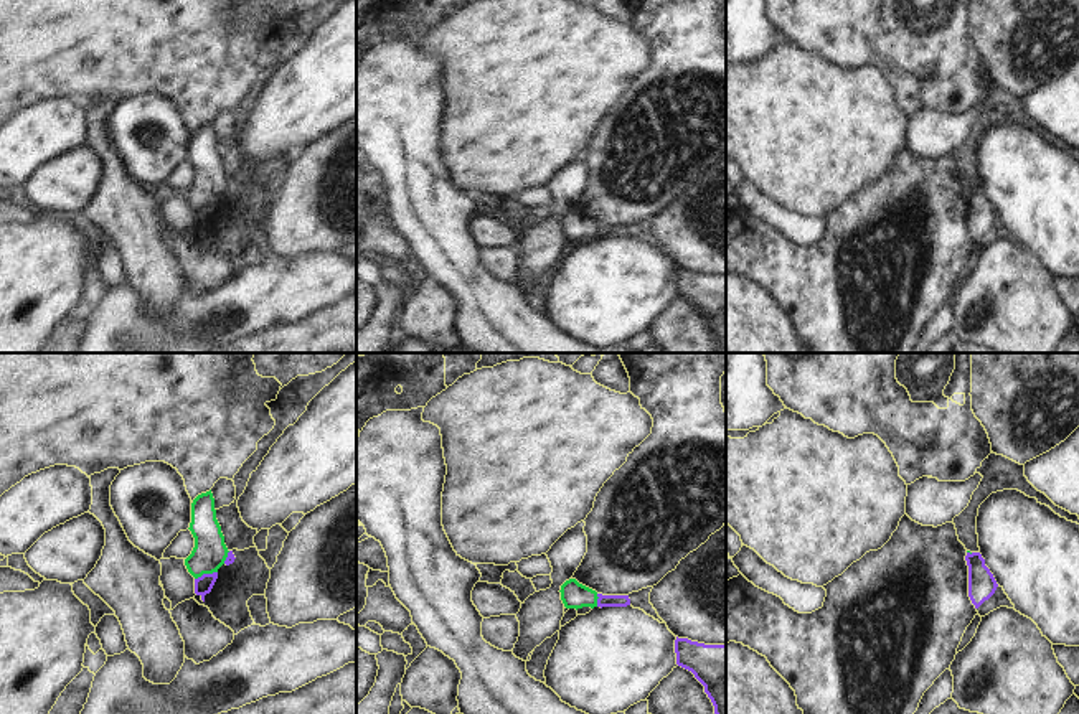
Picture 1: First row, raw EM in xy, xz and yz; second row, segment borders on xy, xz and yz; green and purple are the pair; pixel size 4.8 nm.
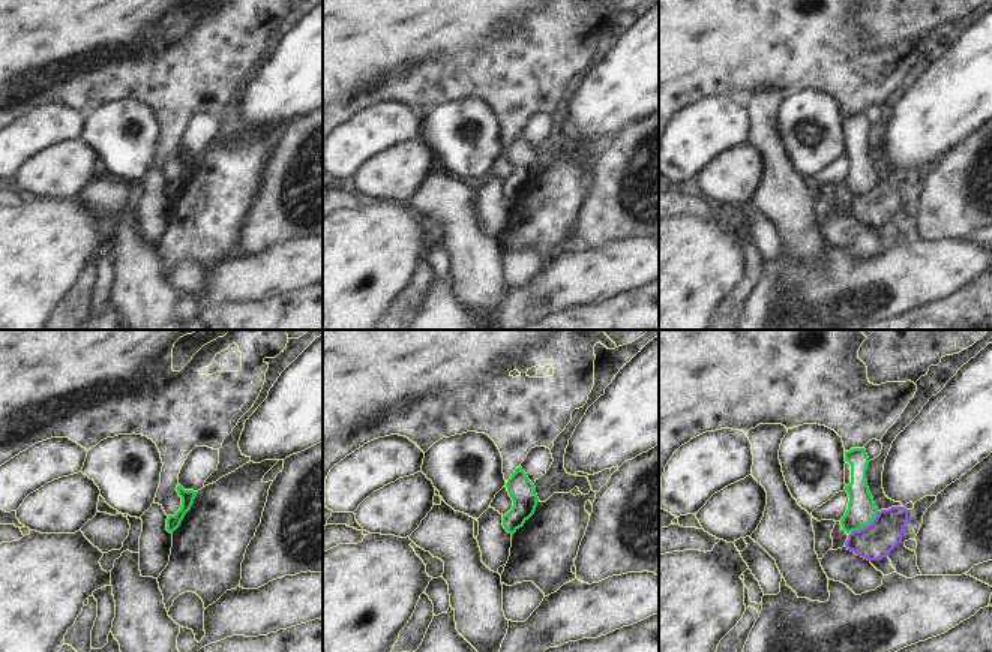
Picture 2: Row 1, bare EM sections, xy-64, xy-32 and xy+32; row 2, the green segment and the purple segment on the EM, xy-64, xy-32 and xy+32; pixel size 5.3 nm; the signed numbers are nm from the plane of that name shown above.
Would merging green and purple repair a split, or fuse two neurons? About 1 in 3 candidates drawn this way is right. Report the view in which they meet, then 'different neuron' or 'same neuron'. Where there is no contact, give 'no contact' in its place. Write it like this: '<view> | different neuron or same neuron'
xy | different neuron

